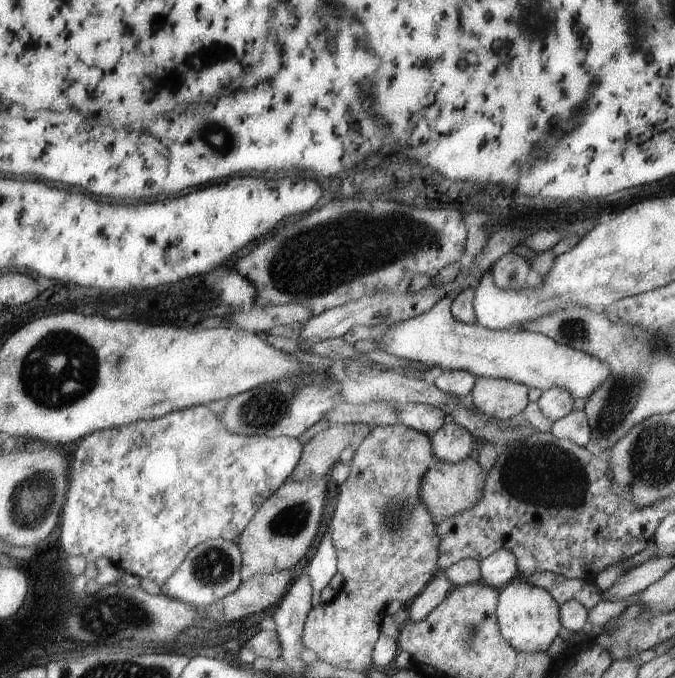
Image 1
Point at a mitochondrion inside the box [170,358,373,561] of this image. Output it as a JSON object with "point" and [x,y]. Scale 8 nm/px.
{"point":[268,408]}

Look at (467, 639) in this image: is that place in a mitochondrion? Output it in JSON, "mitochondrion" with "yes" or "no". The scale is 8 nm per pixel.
{"mitochondrion":"yes"}

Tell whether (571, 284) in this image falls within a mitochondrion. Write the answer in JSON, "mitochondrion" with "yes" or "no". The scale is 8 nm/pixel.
{"mitochondrion":"no"}

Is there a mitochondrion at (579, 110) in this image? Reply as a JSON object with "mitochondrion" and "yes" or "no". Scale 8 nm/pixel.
{"mitochondrion":"no"}

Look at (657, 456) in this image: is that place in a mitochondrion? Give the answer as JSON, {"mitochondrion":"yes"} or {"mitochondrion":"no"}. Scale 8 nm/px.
{"mitochondrion":"yes"}

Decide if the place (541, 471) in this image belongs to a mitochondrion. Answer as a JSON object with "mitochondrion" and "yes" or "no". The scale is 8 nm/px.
{"mitochondrion":"yes"}

